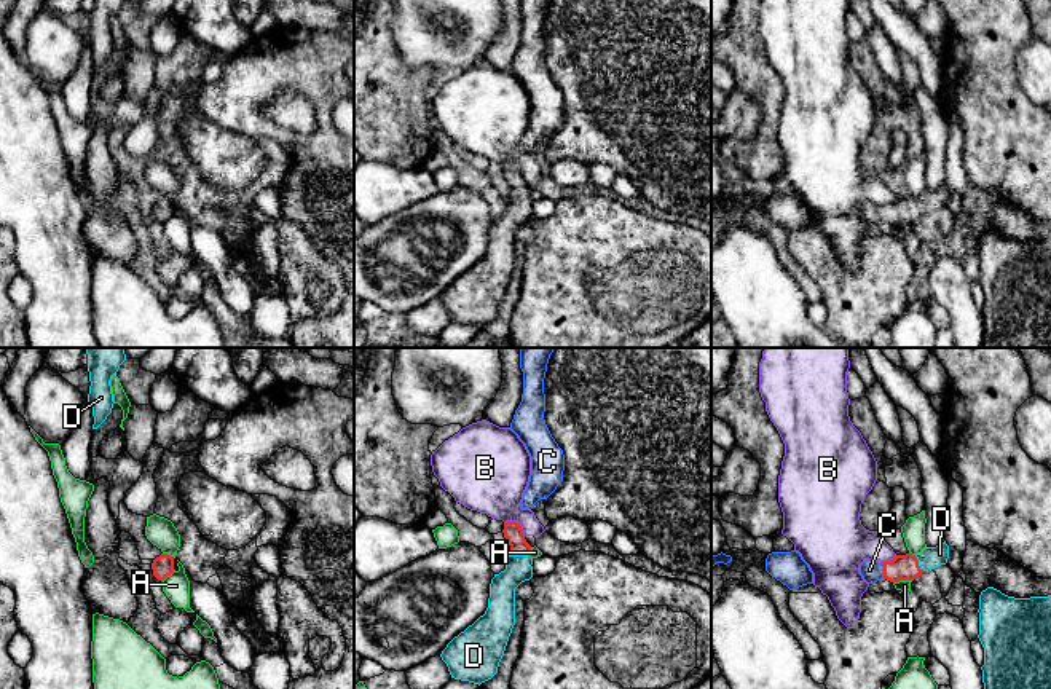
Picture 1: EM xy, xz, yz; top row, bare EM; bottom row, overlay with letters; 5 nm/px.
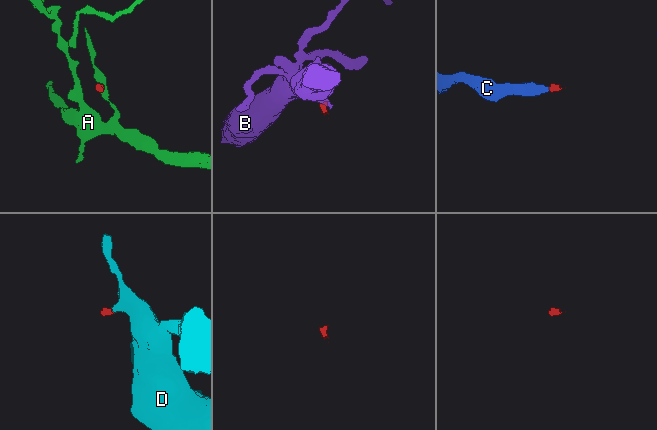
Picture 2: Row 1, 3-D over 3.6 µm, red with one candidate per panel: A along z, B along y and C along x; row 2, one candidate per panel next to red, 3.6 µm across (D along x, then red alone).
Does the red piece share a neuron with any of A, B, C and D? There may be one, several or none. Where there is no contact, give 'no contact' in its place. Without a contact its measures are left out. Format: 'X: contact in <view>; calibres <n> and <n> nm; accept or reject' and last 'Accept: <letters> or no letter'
A: contact in yz; calibres 130 and 60 nm; reject
B: contact in xz; calibres 100 and 320 nm; reject
C: contact in yz; calibres 130 and 110 nm; accept
D: contact in xz; calibres 100 and 130 nm; accept
Accept: C, D

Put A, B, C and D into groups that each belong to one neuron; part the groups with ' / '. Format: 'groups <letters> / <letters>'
groups A / B / C D

